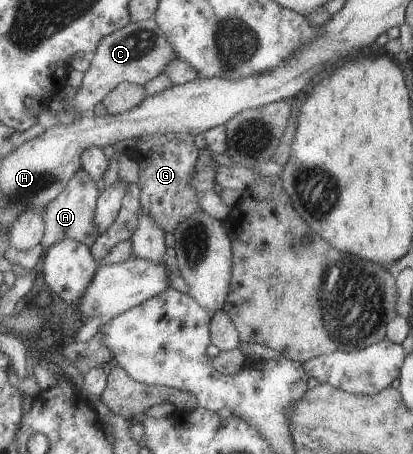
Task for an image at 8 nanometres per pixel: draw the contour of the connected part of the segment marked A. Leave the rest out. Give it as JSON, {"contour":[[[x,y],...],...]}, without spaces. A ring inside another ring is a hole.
{"contour":[[[77,169],[69,177],[61,192],[58,192],[57,196],[54,196],[53,200],[50,200],[44,206],[44,211],[42,212],[44,235],[40,240],[40,245],[46,249],[58,240],[73,239],[90,247],[91,241],[98,237],[92,218],[99,193],[93,179],[83,169]]]}

